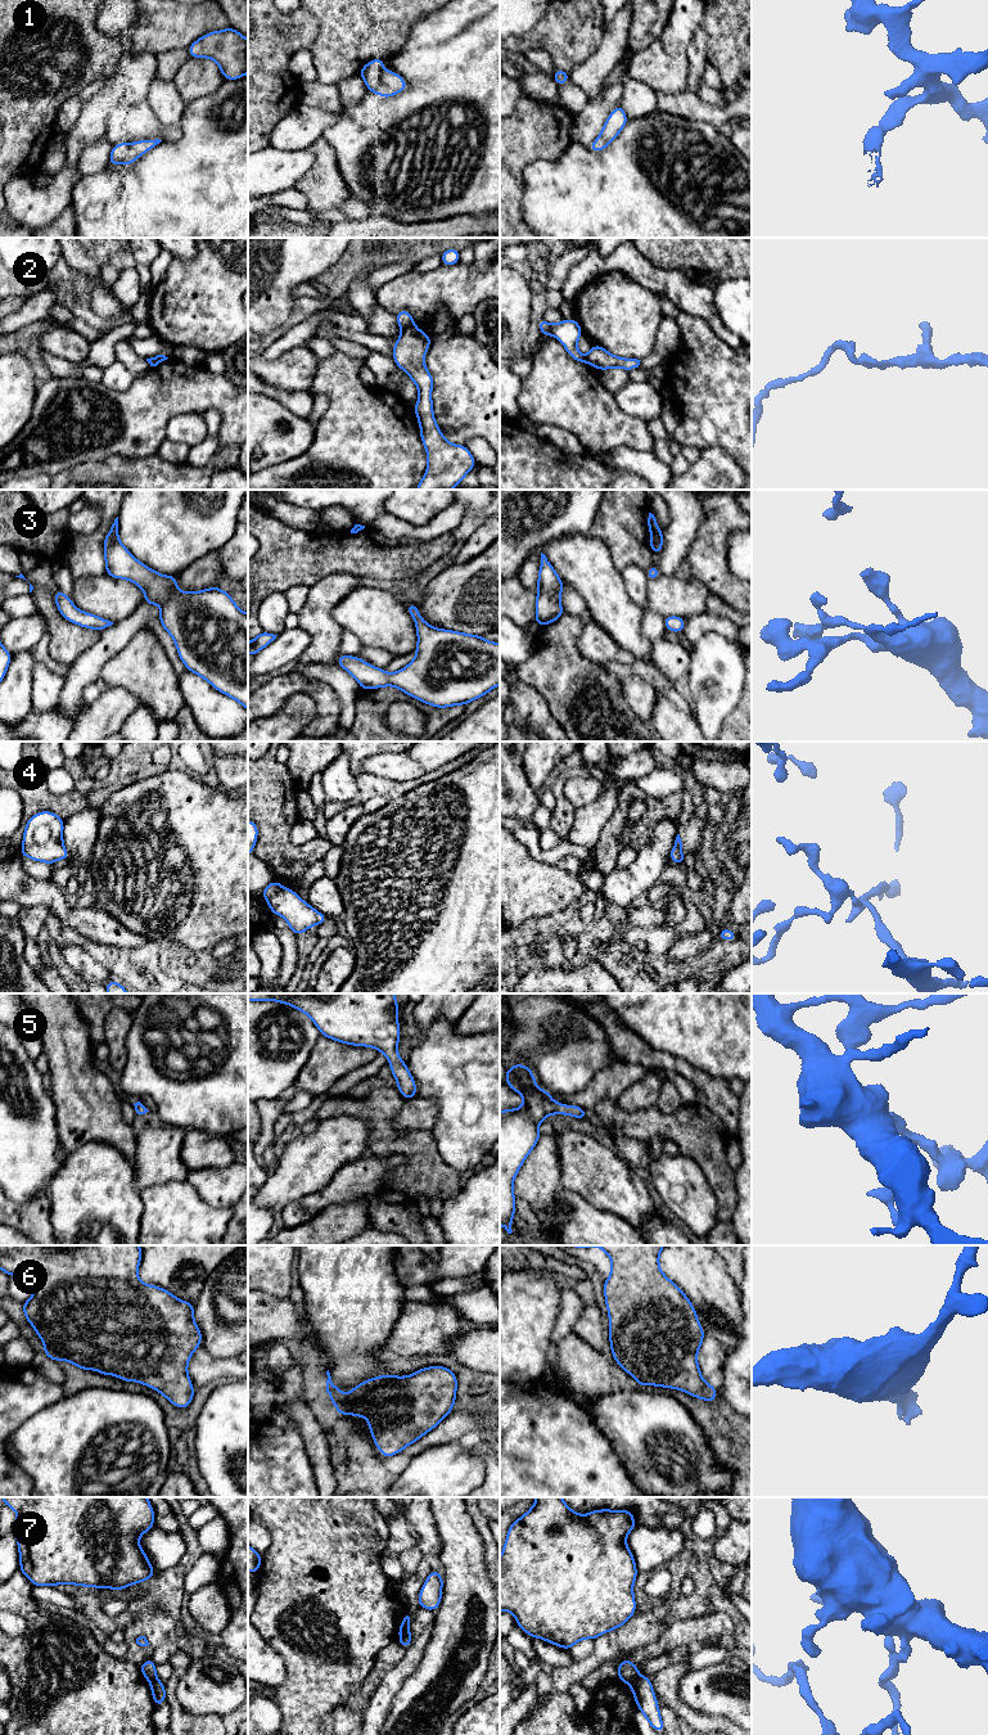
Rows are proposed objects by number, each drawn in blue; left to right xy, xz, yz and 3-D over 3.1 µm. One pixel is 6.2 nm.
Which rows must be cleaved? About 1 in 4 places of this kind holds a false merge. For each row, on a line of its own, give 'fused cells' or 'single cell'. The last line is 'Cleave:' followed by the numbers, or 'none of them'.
1: single cell
2: fused cells
3: single cell
4: single cell
5: single cell
6: single cell
7: fused cells
Cleave: 2, 7

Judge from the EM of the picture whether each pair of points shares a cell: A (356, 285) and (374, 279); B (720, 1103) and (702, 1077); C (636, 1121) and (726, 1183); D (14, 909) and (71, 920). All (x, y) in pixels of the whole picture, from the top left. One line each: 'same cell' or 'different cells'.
A: different cells
B: same cell
C: same cell
D: different cells

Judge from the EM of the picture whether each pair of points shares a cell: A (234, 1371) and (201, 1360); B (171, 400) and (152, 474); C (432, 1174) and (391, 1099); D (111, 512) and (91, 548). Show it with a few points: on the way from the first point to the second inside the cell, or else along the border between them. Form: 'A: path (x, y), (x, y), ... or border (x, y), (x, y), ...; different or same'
A: path (226, 1369), (208, 1368); same
B: border (157, 454), (127, 459); different
C: path (411, 1153), (386, 1134), (386, 1120); same
D: path (105, 521), (97, 539); same

